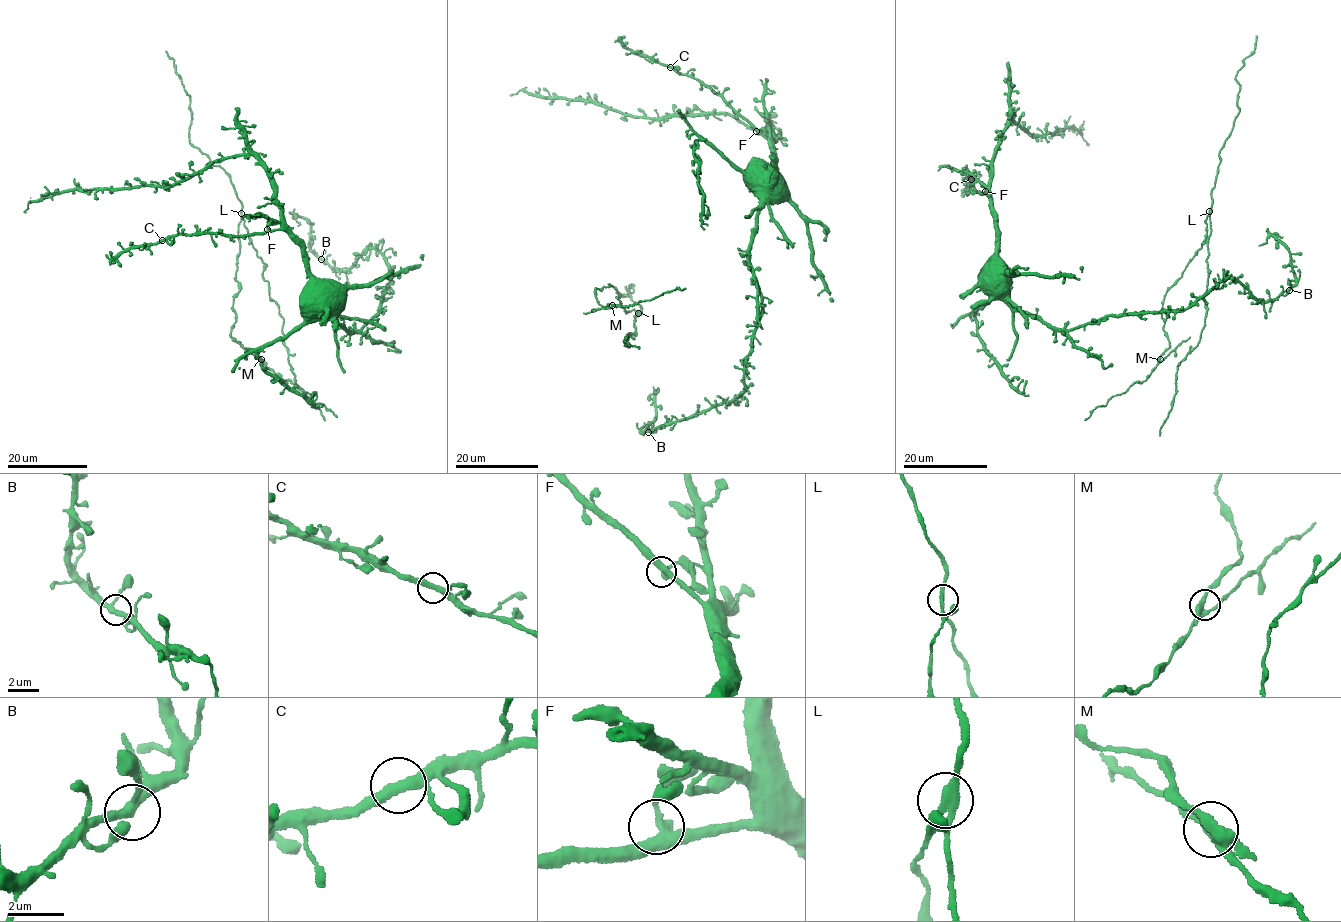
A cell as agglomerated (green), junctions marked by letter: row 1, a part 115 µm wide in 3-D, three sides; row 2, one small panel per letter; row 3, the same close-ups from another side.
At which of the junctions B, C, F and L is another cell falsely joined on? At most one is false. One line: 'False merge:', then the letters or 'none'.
False merge: L

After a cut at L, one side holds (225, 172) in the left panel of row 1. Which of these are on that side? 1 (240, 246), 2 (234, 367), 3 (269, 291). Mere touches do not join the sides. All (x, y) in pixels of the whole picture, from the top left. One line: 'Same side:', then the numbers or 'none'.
Same side: 2, 3

